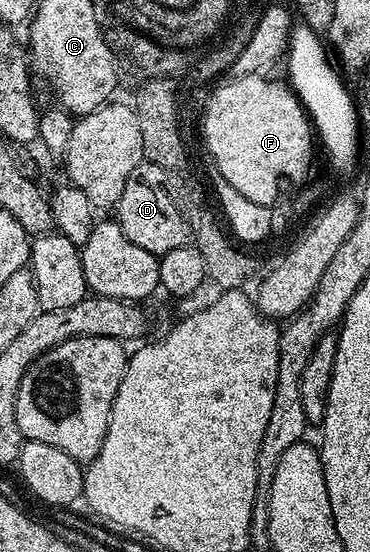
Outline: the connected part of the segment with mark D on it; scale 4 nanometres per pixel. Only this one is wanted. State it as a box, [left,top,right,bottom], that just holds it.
[116,159,192,259]

